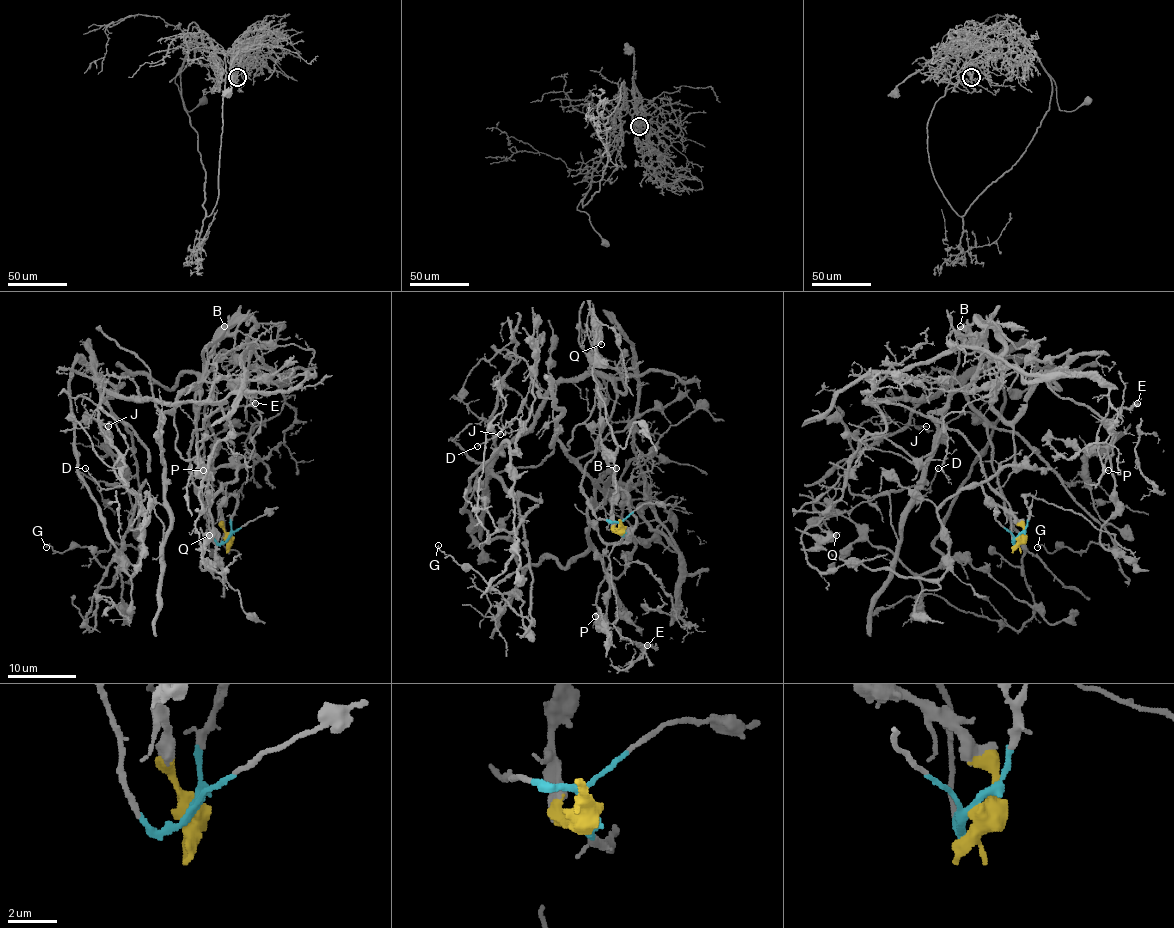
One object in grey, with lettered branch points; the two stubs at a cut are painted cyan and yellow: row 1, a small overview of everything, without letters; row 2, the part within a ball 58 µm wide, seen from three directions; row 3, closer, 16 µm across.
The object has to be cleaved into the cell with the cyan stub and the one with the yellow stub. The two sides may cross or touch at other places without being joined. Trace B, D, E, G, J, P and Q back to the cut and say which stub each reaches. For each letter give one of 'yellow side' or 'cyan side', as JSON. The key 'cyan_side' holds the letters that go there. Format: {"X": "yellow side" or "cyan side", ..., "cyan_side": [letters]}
{"B": "yellow side", "D": "cyan side", "E": "yellow side", "G": "cyan side", "J": "cyan side", "P": "yellow side", "Q": "yellow side", "cyan_side": ["D", "G", "J"]}

